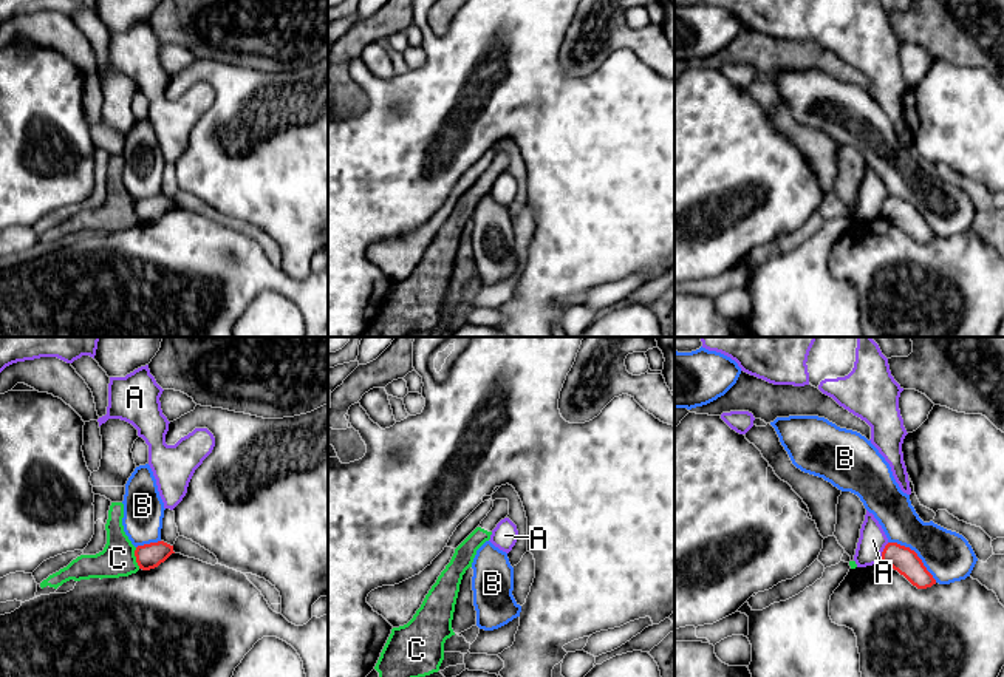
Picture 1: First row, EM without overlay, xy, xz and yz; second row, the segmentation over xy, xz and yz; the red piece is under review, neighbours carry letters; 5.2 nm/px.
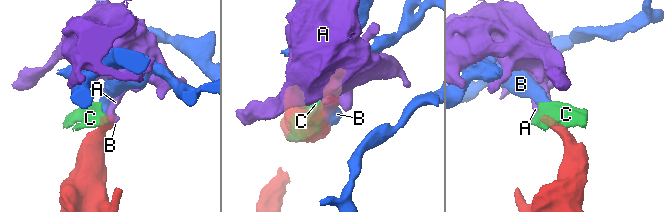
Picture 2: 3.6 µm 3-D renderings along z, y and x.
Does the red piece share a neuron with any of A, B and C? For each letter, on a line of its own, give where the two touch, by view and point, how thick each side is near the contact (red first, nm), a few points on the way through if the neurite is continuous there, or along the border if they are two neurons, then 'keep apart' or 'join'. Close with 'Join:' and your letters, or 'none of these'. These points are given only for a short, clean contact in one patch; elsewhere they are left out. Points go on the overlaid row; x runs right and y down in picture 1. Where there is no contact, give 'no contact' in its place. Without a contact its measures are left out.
A: yz (882, 552) | 140/140 nm | along yz (888, 543), (881, 561) | keep apart
B: yz (916, 554) | 140/260 nm | keep apart
C: xy (136, 558) | 130/180 nm | along xy (135, 547), (135, 561), (140, 568) | keep apart
Join: none of these

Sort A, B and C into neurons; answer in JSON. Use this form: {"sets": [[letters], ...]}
{"sets": [["A"], ["B"], ["C"]]}

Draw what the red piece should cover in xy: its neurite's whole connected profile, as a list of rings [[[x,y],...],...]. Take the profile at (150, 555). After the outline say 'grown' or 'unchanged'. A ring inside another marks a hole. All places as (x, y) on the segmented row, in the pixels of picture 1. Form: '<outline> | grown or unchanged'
[[[158,541],[144,546],[138,546],[135,550],[136,563],[139,569],[150,570],[164,563],[173,552],[173,546]]] | unchanged

